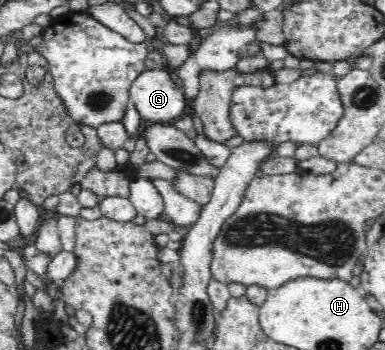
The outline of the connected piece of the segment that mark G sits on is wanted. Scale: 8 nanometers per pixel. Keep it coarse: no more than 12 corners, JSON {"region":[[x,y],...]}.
{"region":[[164,68],[143,69],[128,94],[144,121],[184,116],[184,91]]}

